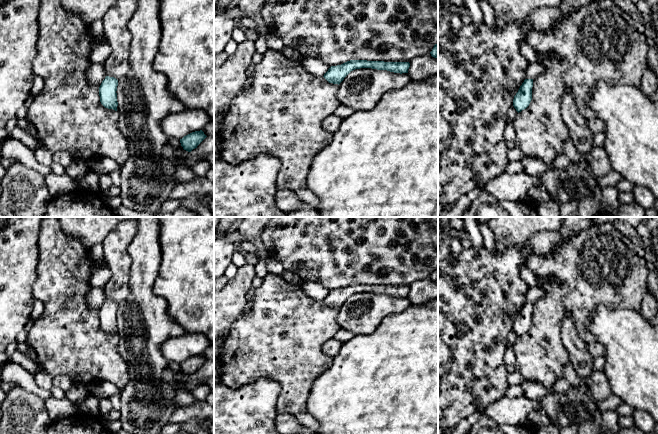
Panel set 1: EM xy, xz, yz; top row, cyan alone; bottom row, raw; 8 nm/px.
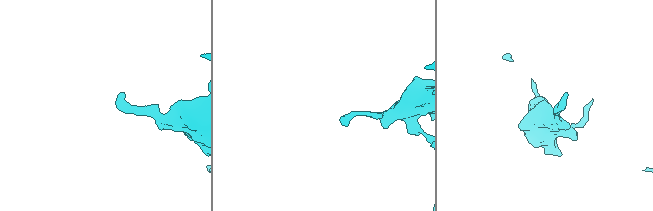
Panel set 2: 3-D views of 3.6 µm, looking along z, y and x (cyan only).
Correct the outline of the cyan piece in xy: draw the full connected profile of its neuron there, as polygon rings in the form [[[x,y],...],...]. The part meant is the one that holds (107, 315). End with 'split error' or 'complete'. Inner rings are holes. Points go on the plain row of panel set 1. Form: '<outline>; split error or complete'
[[[106,300],[99,311],[101,328],[108,333],[117,335],[117,310],[118,304],[114,301]]]; complete

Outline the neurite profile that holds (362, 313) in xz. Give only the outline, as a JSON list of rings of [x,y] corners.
[[[360,292],[351,295],[344,302],[336,319],[340,328],[353,335],[367,335],[375,331],[385,317],[400,313],[408,306],[408,297]]]

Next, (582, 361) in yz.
[[[569,314],[562,320],[561,337],[575,372],[580,379],[588,379],[594,372],[593,356],[588,352],[587,344],[578,335],[574,321]]]

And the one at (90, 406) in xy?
[[[89,396],[84,401],[79,403],[79,414],[98,418],[99,412],[99,399],[96,397]]]

